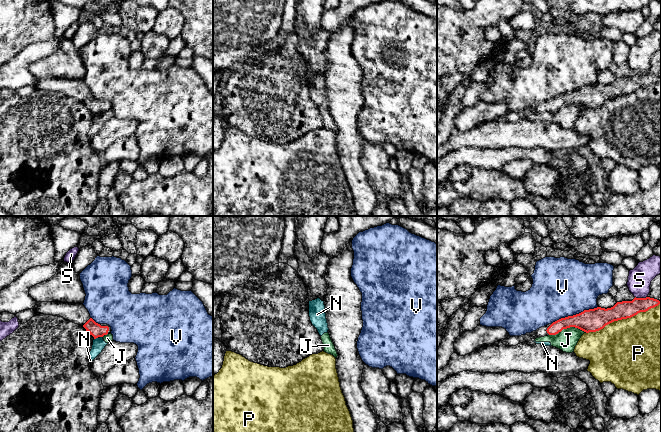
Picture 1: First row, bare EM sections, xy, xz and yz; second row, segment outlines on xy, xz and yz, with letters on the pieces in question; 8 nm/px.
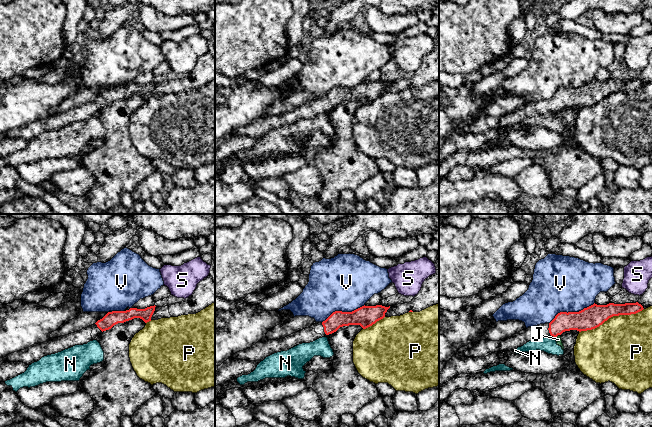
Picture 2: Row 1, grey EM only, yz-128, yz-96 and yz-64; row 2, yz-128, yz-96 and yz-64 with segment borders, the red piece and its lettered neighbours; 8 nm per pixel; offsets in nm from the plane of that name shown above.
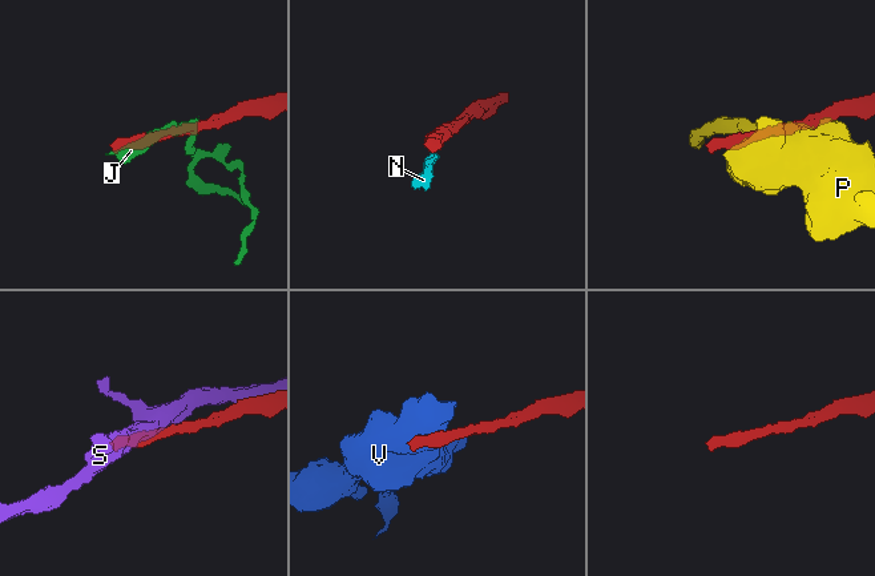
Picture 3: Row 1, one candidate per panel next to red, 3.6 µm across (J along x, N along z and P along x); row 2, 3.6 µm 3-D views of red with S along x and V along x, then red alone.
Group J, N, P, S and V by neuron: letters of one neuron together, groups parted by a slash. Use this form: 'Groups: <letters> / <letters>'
Groups: J N / P / S / V

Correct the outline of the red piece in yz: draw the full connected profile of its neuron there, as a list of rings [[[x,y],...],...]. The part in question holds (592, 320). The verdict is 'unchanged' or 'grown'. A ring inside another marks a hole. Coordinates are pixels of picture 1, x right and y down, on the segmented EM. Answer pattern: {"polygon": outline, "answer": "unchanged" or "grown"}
{"polygon": [[[634,298],[632,301],[617,302],[611,308],[597,307],[594,309],[584,310],[583,312],[561,318],[551,324],[537,329],[531,333],[526,333],[521,336],[508,336],[502,341],[506,346],[516,346],[523,342],[534,341],[536,338],[548,335],[556,335],[563,329],[570,327],[578,328],[586,333],[596,332],[603,329],[606,325],[631,318],[640,312],[646,312],[651,308],[658,306],[661,302],[657,299]]], "answer": "grown"}

